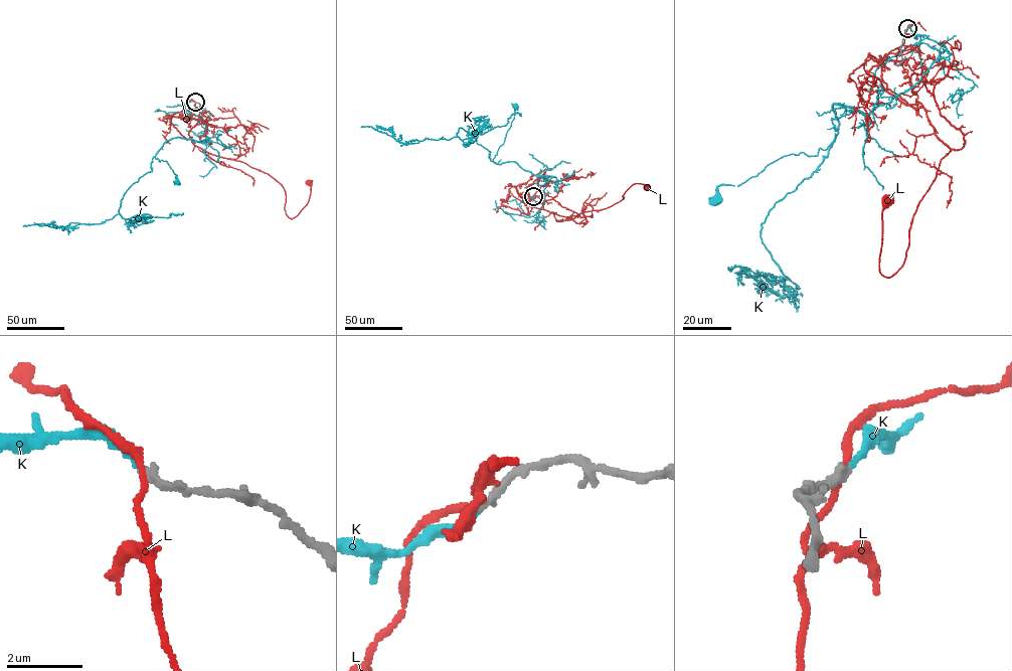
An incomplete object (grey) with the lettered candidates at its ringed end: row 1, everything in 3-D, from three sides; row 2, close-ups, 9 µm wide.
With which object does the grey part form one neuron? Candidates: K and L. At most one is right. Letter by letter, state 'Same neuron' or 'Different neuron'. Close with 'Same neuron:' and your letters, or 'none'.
K: Same neuron
L: Different neuron
Same neuron: K

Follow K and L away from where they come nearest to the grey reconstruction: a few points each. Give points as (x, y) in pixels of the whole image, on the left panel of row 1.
K: (195, 102), (181, 105), (202, 119), (208, 139), (201, 143), (172, 138), (155, 156), (167, 162), (177, 182)
L: (195, 102), (209, 118), (189, 131), (191, 142), (270, 175), (283, 187), (290, 218), (307, 203), (308, 182)

